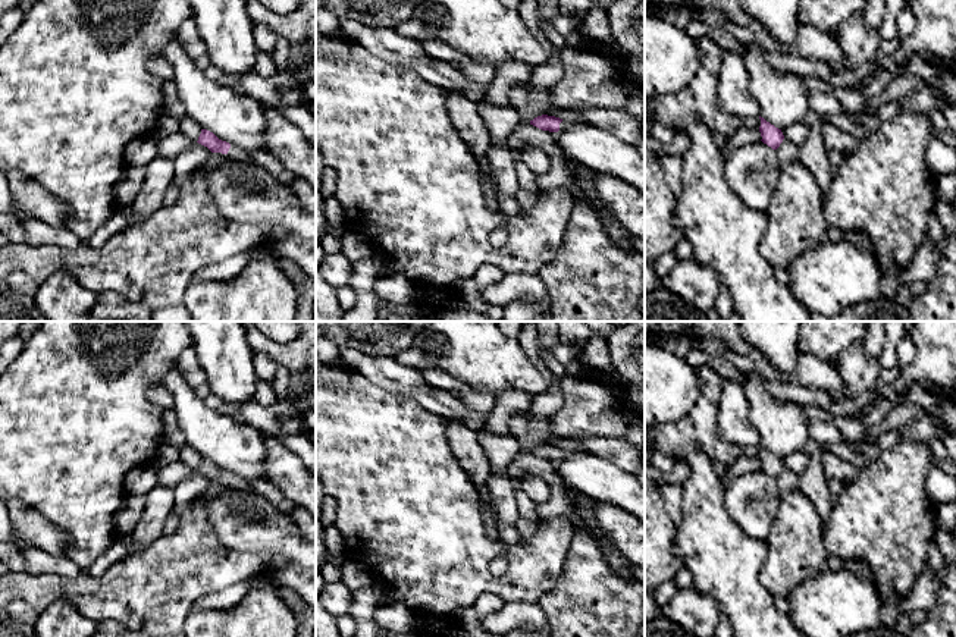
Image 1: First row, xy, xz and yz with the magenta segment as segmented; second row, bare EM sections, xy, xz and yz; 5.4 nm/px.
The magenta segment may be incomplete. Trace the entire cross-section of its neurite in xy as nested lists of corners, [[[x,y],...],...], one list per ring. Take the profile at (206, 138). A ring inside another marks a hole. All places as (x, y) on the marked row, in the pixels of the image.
[[[201,129],[201,134],[197,142],[207,147],[211,153],[228,154],[231,148],[229,142],[219,139],[213,132],[207,129]]]

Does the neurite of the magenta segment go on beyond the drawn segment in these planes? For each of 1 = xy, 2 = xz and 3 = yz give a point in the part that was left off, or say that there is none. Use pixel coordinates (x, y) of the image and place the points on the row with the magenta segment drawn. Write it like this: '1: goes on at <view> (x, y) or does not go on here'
1: does not go on here
2: does not go on here
3: does not go on here

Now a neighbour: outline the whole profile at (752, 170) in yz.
[[[762,141],[739,147],[725,156],[724,175],[745,204],[765,213],[780,176],[777,153]]]

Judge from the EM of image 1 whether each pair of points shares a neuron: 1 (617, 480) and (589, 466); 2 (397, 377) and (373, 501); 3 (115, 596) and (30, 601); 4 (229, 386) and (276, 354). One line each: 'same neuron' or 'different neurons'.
1: same neuron
2: different neurons
3: same neuron
4: different neurons

